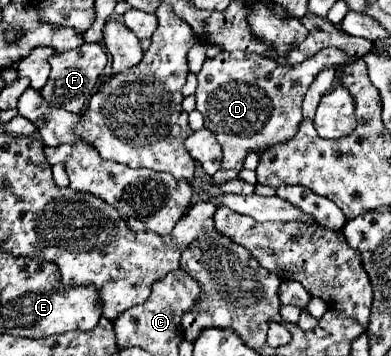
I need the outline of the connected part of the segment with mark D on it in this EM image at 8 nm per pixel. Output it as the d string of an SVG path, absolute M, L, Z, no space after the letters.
M325 48L313 58L301 64L293 64L293 66L281 66L281 64L275 64L275 60L271 58L263 58L257 54L245 54L245 52L221 52L215 58L207 58L201 72L197 74L199 84L197 84L195 98L197 98L197 110L205 118L205 128L209 128L215 134L217 142L223 148L223 168L225 170L233 168L239 172L249 152L263 152L271 148L273 144L293 138L299 122L303 120L301 102L313 78L317 76L317 72L323 70L325 66L339 66L347 62L349 62L347 54L337 48Z

